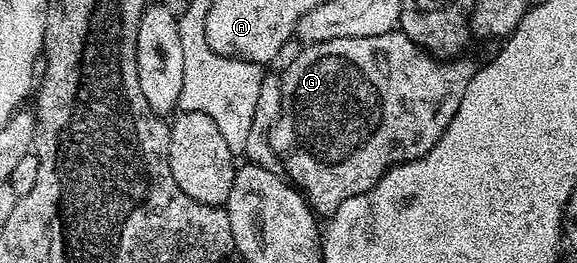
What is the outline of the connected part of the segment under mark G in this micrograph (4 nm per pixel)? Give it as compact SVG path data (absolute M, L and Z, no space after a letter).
M394 30L376 37L333 37L329 41L306 45L291 60L291 65L281 72L283 101L280 116L270 129L270 144L276 157L282 164L282 171L290 181L306 197L307 201L320 217L329 218L345 202L345 198L353 198L357 194L365 194L365 190L373 190L380 178L397 164L407 164L411 160L420 160L443 137L443 132L457 114L461 100L469 82L475 77L476 65L471 65L467 58L440 58L431 55L423 48L414 44L402 30Z

